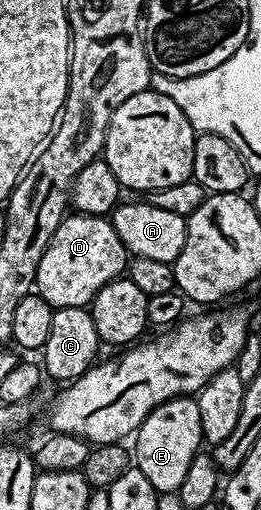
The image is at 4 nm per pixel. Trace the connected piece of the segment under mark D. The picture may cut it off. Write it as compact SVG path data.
M69 212L62 218L59 228L55 228L43 252L43 260L39 260L35 290L47 304L59 310L88 307L99 288L126 273L130 261L131 255L108 217Z

